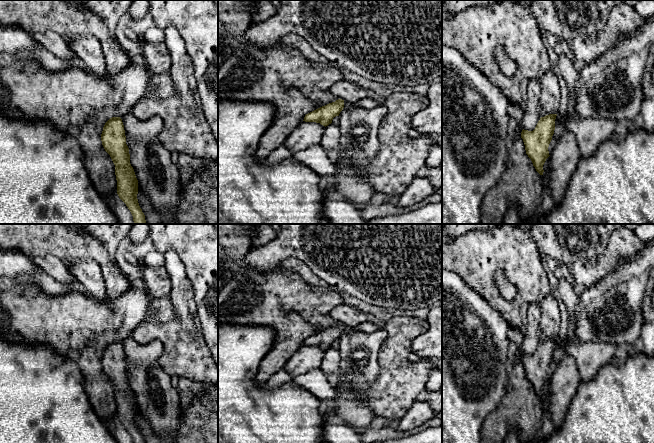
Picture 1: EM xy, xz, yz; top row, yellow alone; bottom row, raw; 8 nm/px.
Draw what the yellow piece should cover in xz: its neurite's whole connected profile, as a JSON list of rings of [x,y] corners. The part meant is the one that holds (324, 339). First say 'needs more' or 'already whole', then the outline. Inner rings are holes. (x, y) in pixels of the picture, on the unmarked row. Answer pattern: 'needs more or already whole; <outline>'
already whole; [[[338,323],[306,338],[303,345],[320,347],[326,351],[332,347],[334,341],[339,340],[343,332],[344,324]]]

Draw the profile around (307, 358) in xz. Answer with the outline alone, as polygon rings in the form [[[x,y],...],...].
[[[303,345],[287,361],[284,369],[294,378],[300,374],[305,374],[313,369],[320,368],[325,350],[316,346]]]

